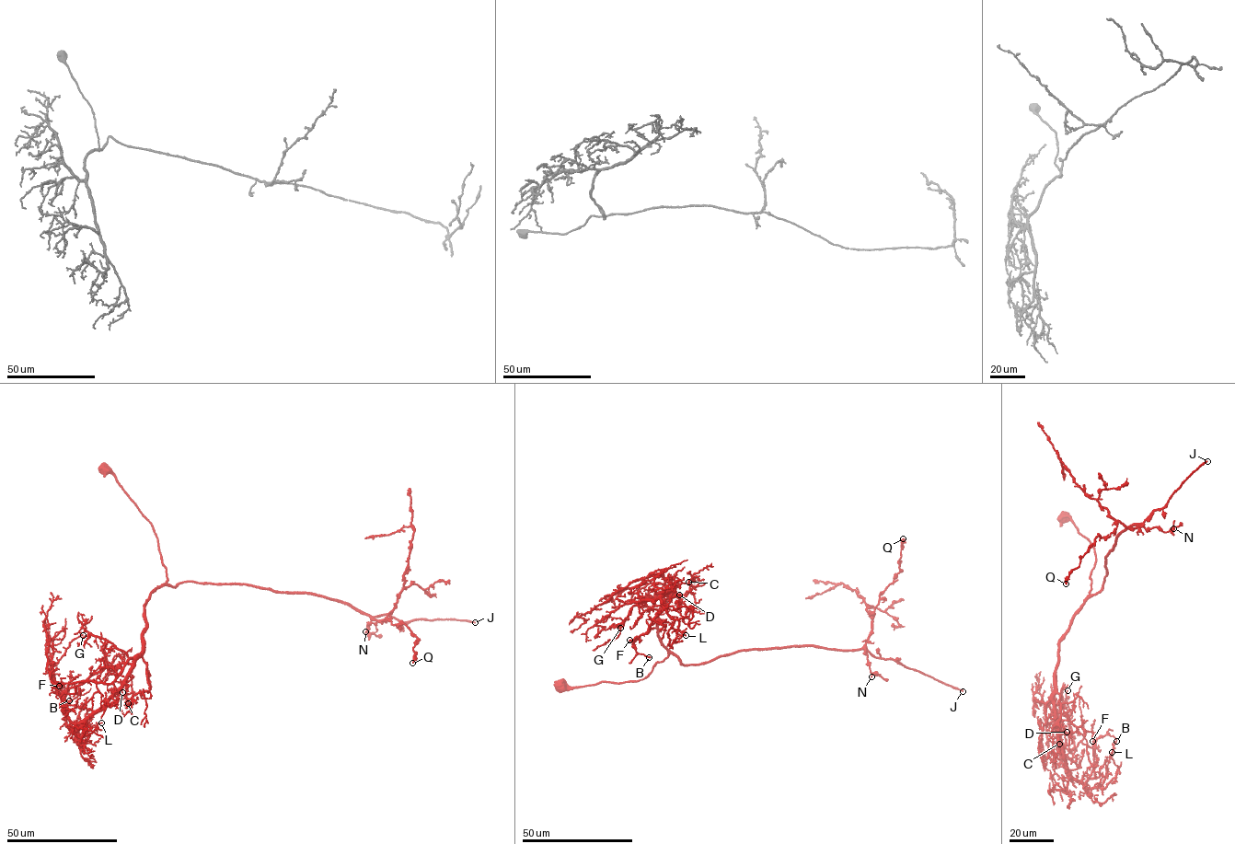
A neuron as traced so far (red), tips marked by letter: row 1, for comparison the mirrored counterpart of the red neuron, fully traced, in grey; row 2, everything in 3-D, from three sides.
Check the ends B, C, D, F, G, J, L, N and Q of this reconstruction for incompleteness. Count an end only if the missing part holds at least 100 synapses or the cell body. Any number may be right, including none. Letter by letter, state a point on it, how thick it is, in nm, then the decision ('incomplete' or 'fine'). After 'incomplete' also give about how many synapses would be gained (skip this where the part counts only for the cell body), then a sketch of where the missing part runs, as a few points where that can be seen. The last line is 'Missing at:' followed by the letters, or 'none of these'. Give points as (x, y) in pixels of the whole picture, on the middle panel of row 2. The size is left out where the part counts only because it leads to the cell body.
B: at (649, 657); 130 nm thick; fine
C: at (688, 582); 130 nm thick; fine
D: at (679, 595); 120 nm thick; fine
F: at (629, 640); 130 nm thick; fine
G: at (620, 628); 140 nm thick; fine
J: at (963, 691); 320 nm thick; incomplete; about 150 synapses
L: at (686, 635); 160 nm thick; fine
N: at (871, 676); 150 nm thick; fine
Q: at (903, 538); 220 nm thick; fine
Missing at: J

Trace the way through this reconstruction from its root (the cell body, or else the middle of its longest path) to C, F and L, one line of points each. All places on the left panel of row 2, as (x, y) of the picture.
C: (105, 470), (151, 524), (167, 579), (150, 594), (144, 608), (142, 657), (149, 689), (137, 693), (128, 703)
F: (105, 470), (151, 524), (167, 581), (144, 608), (142, 651), (123, 687), (75, 732), (66, 723), (59, 686)
L: (105, 470), (151, 524), (167, 579), (123, 687), (76, 729), (81, 747), (101, 722)

